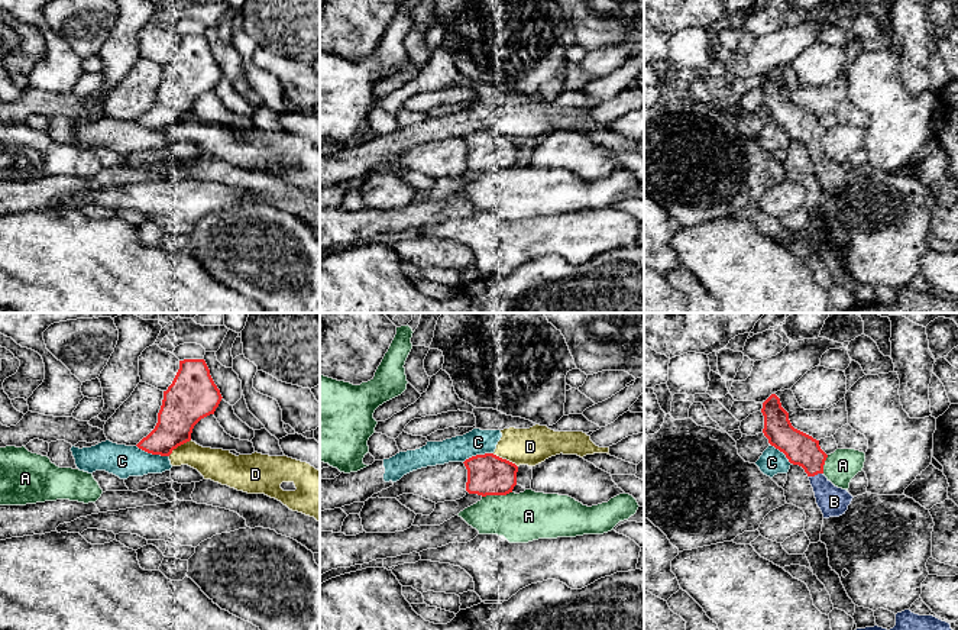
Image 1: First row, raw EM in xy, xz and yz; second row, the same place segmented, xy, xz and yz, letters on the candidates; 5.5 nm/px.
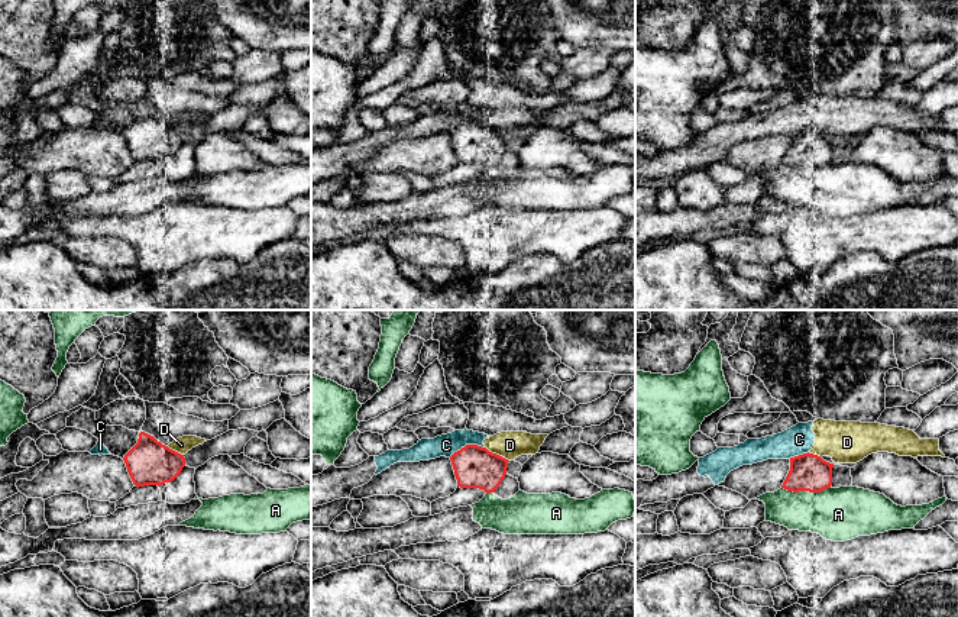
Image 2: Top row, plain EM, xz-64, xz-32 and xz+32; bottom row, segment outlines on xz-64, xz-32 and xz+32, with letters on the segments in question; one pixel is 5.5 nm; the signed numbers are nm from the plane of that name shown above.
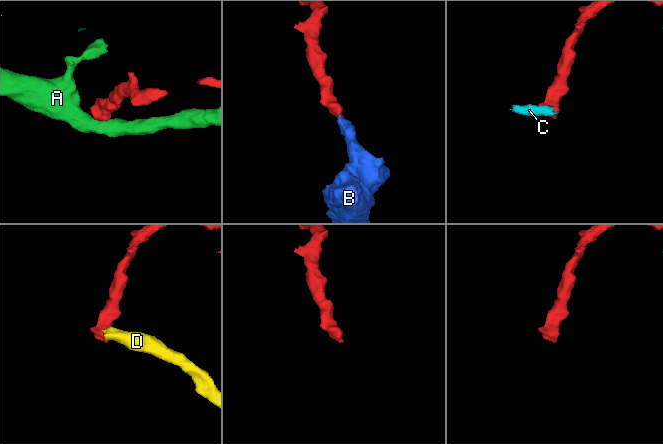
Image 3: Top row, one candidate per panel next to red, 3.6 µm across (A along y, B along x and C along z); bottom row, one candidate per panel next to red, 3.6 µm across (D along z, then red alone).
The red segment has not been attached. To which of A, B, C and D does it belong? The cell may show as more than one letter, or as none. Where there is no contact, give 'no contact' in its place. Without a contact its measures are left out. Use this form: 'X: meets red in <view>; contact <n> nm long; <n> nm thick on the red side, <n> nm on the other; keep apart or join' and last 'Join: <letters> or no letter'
A: meets red in xz; contact 170 nm long; 220 nm thick on the red side, 280 nm on the other; keep apart
B: meets red in yz; contact 80 nm long; 180 nm thick on the red side, 170 nm on the other; join
C: meets red in xy; contact 200 nm long; 220 nm thick on the red side, 180 nm on the other; keep apart
D: meets red in xz; contact 160 nm long; 220 nm thick on the red side, 200 nm on the other; keep apart
Join: B

